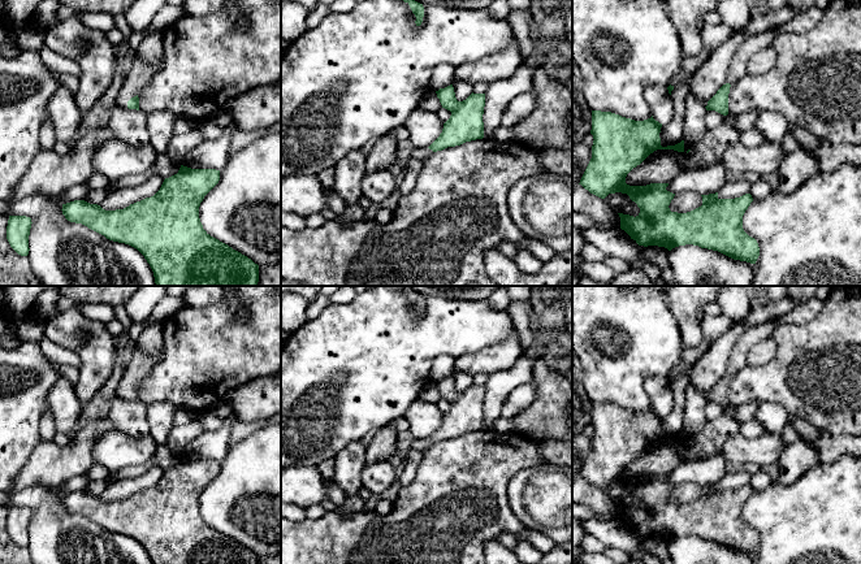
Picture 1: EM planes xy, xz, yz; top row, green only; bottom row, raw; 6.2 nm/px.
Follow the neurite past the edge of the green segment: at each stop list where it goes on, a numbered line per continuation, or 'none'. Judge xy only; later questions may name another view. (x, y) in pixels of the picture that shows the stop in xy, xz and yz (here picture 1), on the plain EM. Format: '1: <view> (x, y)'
1: xy (142, 363)

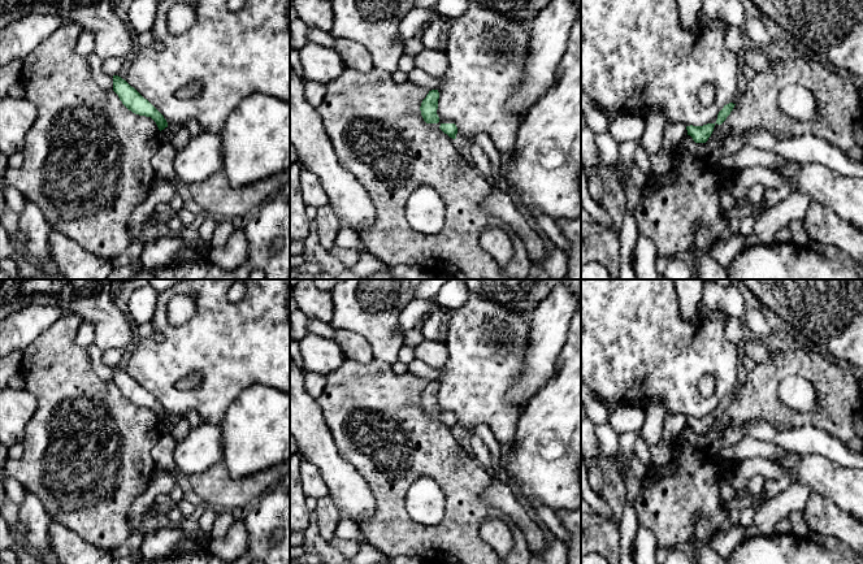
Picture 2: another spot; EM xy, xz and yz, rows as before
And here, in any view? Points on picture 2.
none

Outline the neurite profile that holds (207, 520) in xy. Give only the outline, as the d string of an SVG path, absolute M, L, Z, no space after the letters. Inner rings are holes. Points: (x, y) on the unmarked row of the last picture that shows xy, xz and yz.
M208 506L205 508L204 513L199 519L199 528L200 528L200 530L207 533L207 534L211 534L217 515L218 515L218 509Z

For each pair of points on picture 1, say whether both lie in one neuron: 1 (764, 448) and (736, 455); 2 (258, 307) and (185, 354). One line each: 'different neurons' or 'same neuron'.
1: same neuron
2: same neuron

